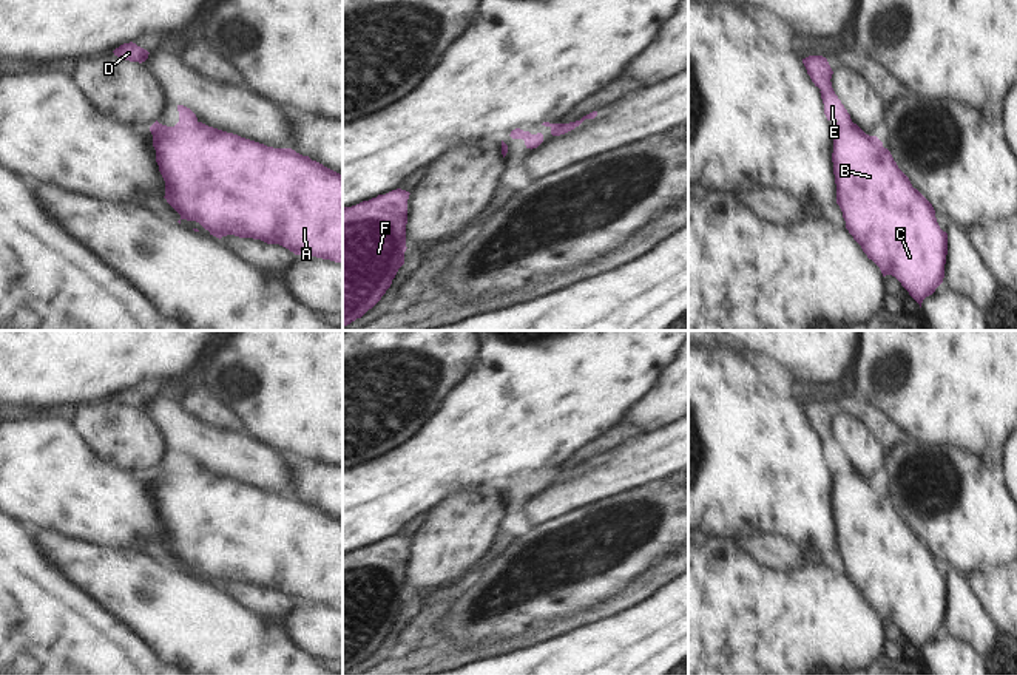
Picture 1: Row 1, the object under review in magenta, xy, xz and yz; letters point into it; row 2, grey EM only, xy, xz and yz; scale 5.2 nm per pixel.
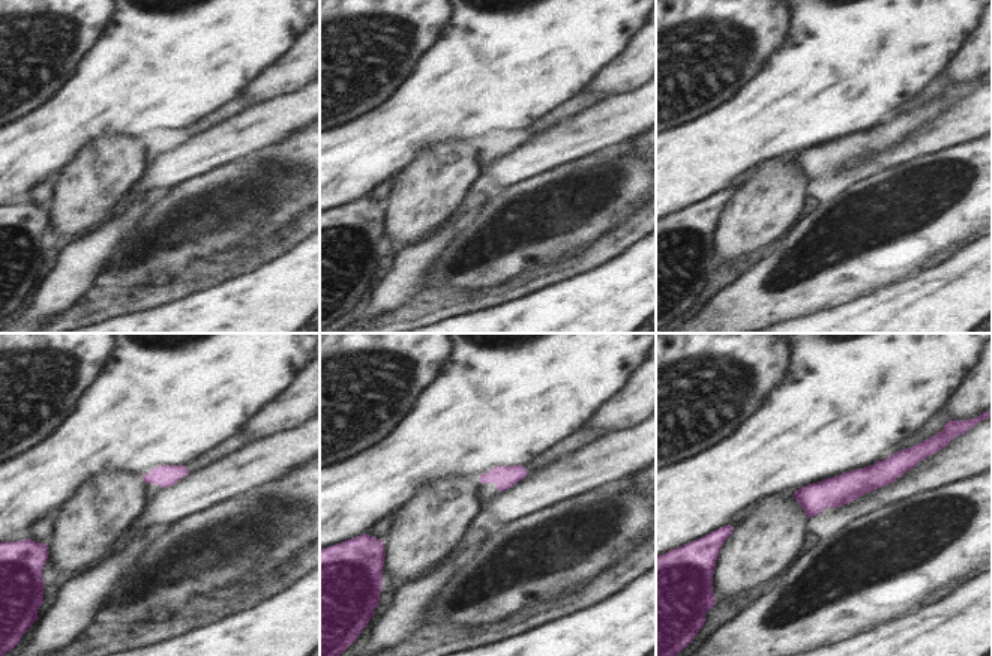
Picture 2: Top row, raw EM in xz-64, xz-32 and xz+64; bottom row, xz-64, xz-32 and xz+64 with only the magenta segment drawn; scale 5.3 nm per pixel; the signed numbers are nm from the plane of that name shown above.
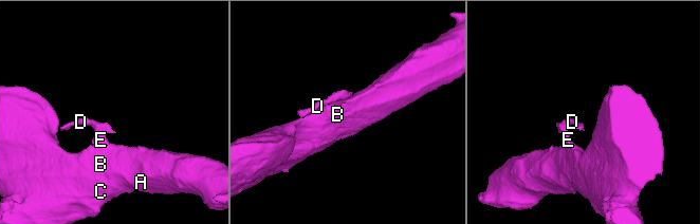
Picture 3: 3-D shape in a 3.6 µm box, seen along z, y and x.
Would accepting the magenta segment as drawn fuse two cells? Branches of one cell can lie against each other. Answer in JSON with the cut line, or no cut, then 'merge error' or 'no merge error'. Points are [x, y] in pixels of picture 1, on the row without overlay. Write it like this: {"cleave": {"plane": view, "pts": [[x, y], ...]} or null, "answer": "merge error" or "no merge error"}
{"cleave": null, "answer": "no merge error"}

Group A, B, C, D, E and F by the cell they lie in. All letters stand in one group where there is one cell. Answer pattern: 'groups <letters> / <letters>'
groups A B C D E F

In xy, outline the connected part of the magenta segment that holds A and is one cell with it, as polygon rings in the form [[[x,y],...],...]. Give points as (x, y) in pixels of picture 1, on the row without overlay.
[[[177,451],[179,468],[150,473],[156,508],[165,527],[165,545],[182,565],[196,567],[210,581],[261,585],[295,601],[343,609],[343,521],[292,494],[264,490],[208,473]]]

